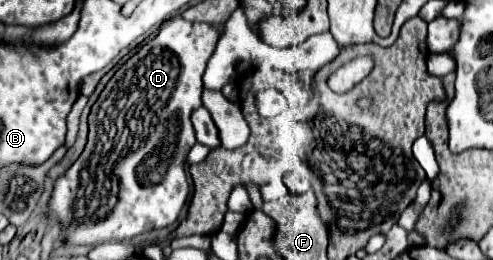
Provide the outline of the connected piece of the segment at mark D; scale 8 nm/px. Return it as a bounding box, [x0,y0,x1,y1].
[50,16,218,244]

